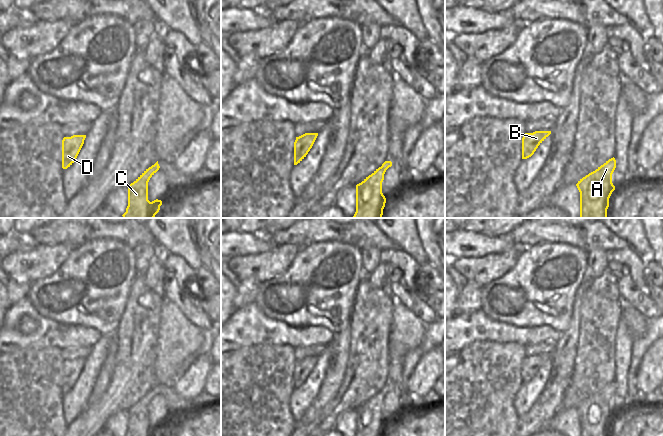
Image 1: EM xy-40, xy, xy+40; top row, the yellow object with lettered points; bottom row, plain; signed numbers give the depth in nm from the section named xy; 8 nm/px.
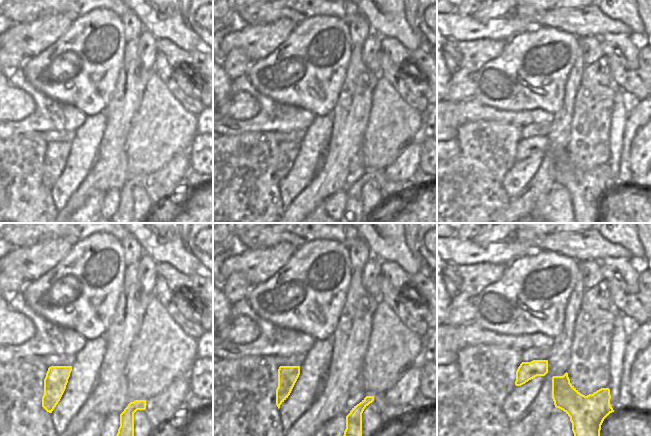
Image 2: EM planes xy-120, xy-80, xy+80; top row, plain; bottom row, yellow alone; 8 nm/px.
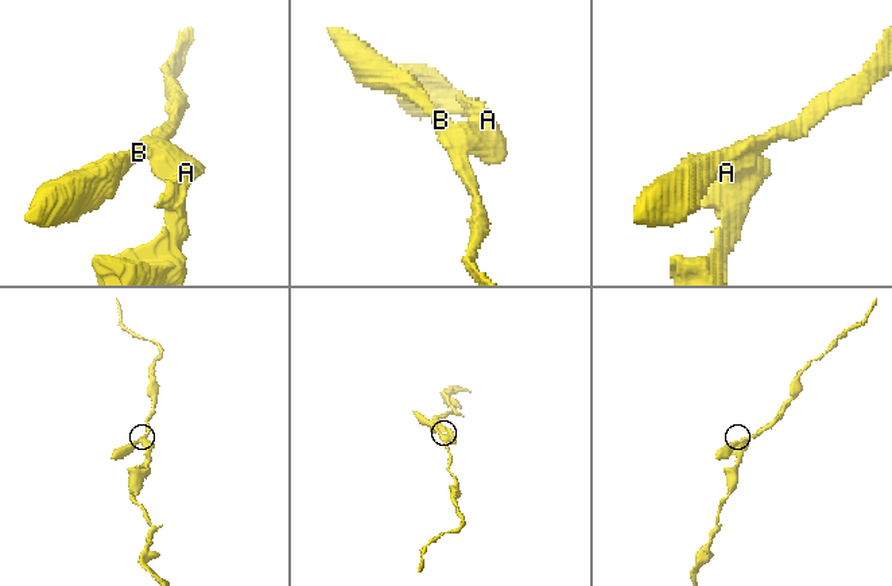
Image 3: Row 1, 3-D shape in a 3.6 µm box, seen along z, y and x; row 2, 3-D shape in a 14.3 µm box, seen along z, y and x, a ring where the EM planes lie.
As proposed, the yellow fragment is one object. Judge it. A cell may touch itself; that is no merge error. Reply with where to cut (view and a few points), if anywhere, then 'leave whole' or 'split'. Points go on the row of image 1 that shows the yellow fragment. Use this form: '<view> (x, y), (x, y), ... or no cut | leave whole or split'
no cut | leave whole

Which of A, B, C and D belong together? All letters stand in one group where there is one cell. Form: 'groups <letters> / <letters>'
groups A B C D

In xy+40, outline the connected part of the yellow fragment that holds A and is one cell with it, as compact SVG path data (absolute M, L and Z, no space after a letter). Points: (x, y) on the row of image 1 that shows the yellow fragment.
M613 157L578 181L580 218L607 218L609 198L615 190L612 183L615 168Z

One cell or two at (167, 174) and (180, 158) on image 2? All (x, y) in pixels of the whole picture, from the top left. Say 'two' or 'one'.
one

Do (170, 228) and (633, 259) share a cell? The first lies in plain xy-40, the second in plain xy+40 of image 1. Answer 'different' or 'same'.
different

